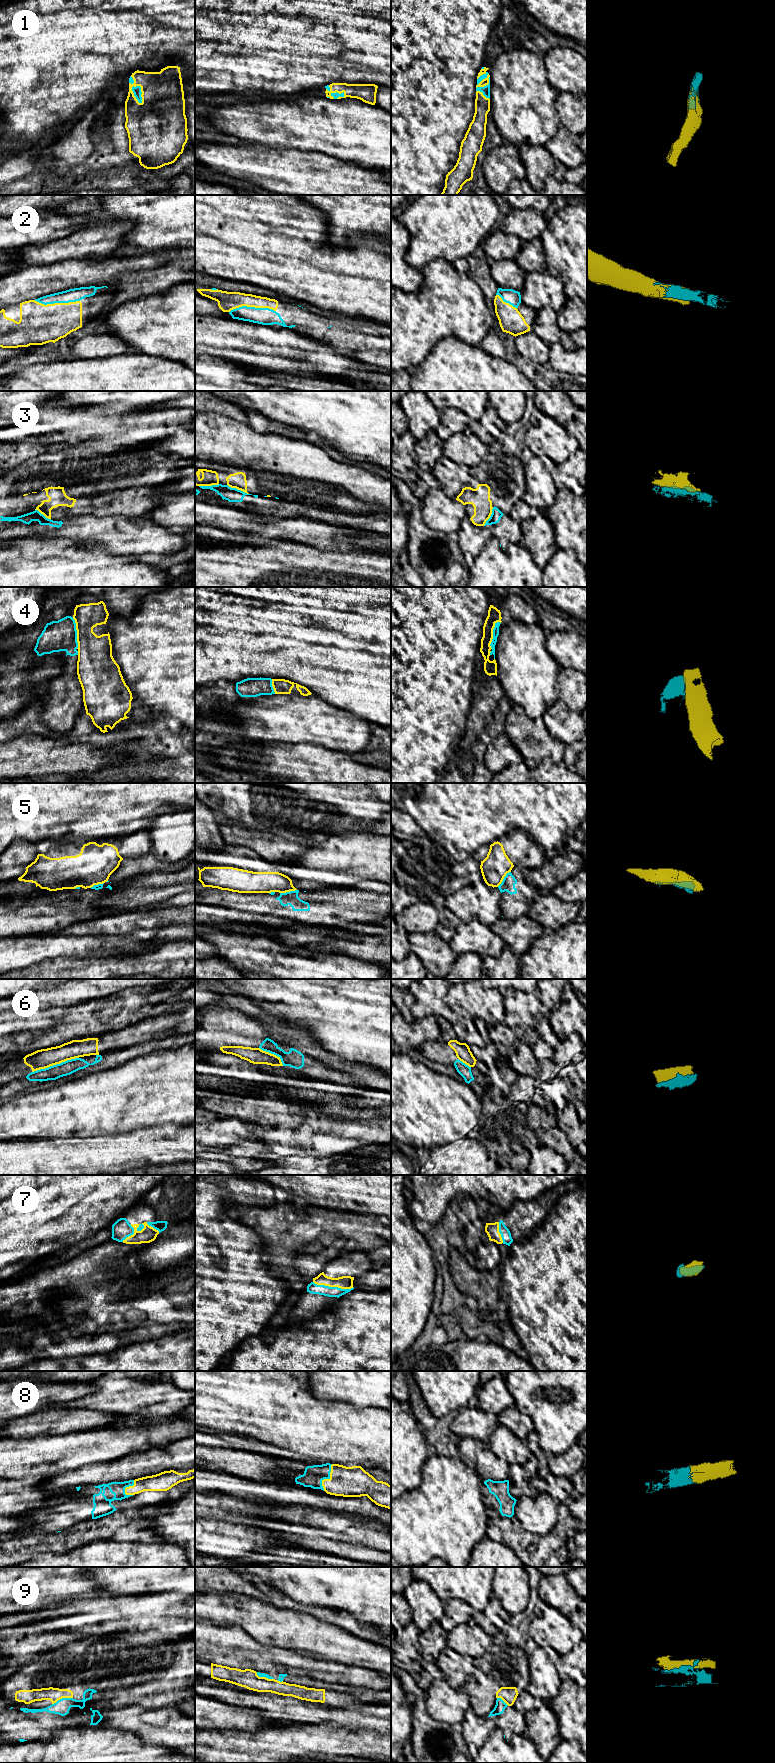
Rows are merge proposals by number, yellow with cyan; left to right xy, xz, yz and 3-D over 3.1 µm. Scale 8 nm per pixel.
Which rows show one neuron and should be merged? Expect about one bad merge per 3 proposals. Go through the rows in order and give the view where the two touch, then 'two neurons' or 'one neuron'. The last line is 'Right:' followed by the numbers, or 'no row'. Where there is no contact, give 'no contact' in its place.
1: contact in xy; one neuron
2: contact in xz; one neuron
3: contact in xz; two neurons
4: contact in xy; two neurons
5: contact in yz; two neurons
6: contact in xy; two neurons
7: contact in xz; one neuron
8: contact in xz; one neuron
9: contact in xy; two neurons
Right: 1, 2, 7, 8

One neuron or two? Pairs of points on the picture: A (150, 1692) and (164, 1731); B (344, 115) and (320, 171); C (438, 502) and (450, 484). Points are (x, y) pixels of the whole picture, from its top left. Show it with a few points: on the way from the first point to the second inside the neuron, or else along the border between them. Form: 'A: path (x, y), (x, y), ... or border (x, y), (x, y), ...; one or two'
A: border (177, 1704), (167, 1704), (160, 1707), (132, 1706); two
B: border (304, 151), (318, 151), (350, 161); two
C: border (440, 487), (447, 495), (455, 499); two

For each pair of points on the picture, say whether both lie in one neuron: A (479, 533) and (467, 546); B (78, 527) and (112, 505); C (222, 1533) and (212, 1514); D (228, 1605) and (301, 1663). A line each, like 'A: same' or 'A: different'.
A: same
B: different
C: different
D: different

